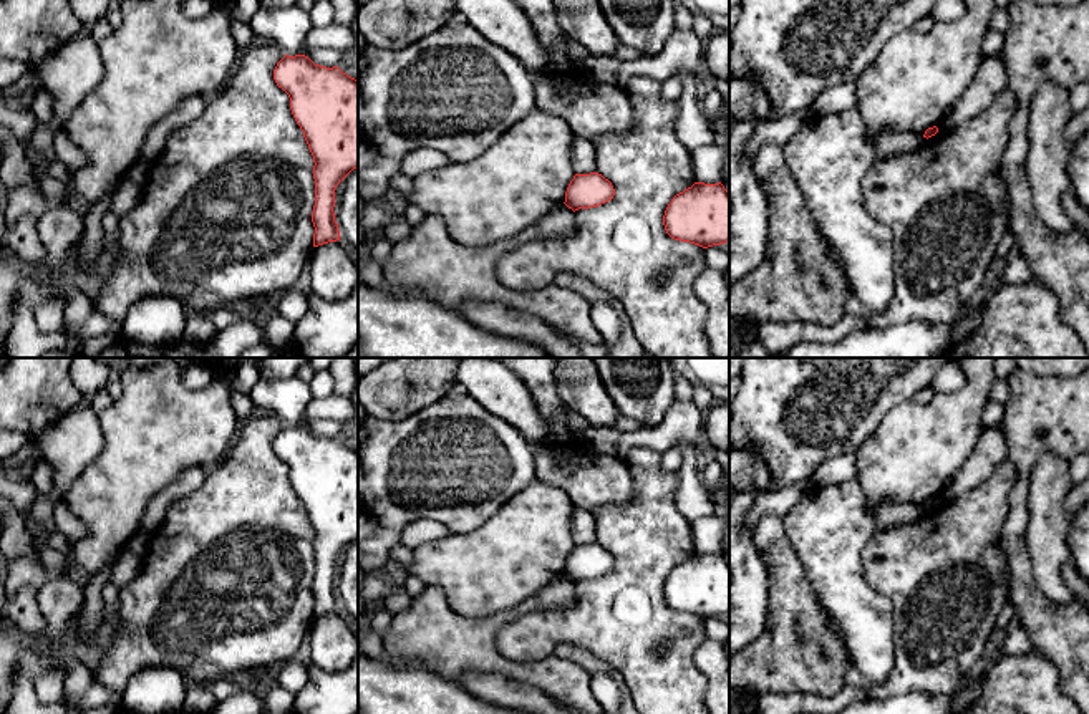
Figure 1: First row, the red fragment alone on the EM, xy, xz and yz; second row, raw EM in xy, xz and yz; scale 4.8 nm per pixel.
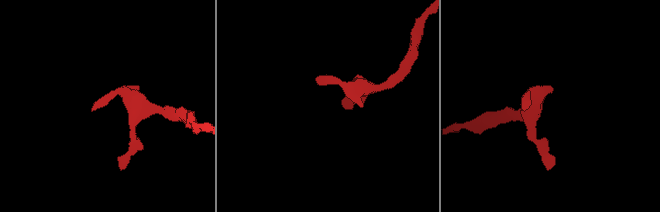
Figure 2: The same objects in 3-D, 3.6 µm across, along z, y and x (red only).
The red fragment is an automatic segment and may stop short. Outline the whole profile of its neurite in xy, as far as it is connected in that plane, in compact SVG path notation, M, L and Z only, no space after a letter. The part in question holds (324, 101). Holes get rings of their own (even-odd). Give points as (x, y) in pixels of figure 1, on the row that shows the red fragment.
M285 55L273 80L290 98L292 114L313 156L313 247L340 240L335 189L358 167L358 80L338 66Z

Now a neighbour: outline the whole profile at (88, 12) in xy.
M70 0L73 13L85 23L86 28L104 18L118 0Z

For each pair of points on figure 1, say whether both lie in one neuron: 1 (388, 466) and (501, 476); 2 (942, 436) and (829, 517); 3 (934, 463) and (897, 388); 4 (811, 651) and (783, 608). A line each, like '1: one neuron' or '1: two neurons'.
1: one neuron
2: two neurons
3: two neurons
4: one neuron

